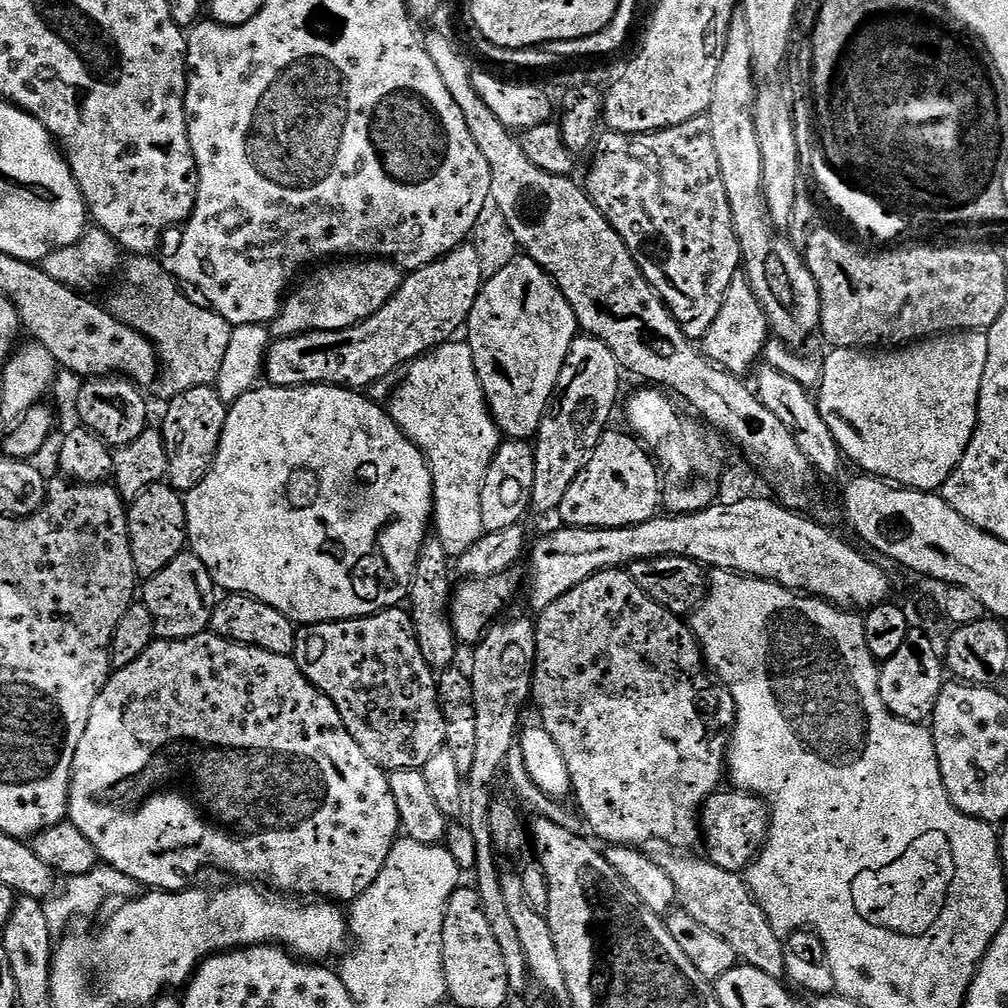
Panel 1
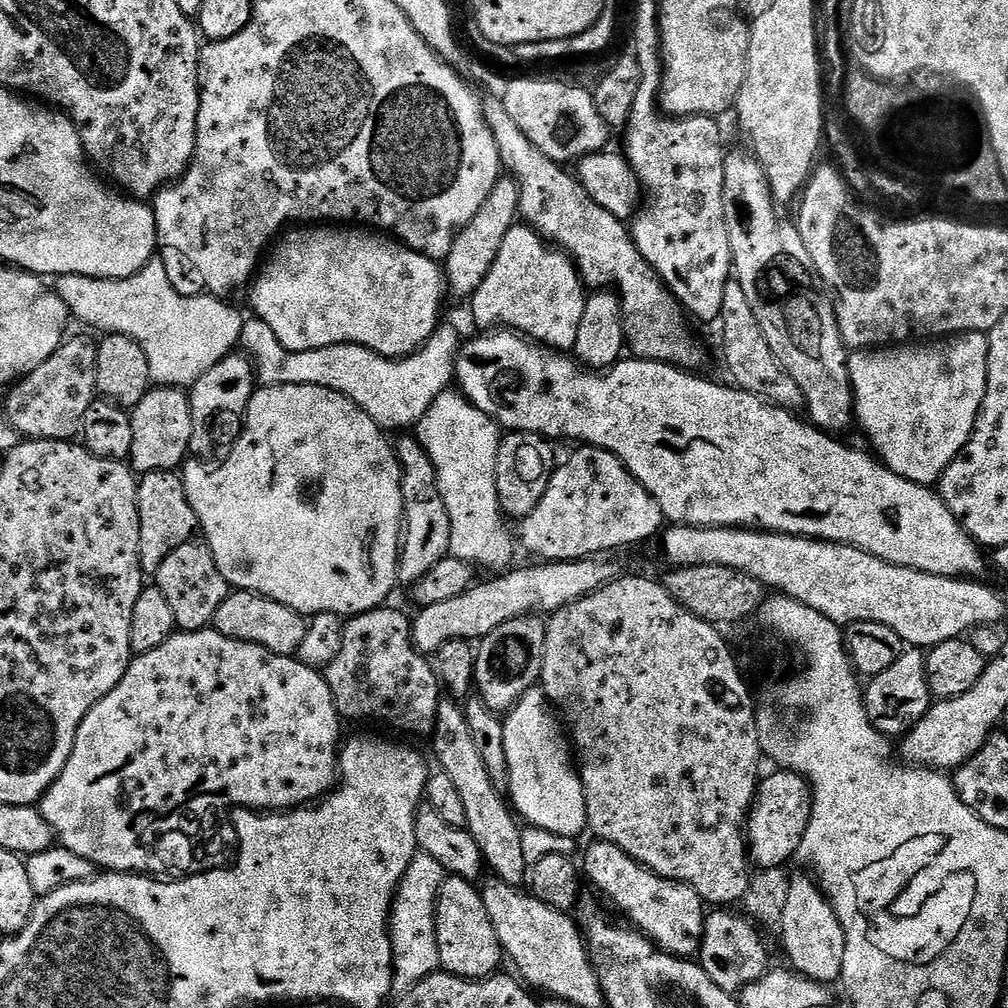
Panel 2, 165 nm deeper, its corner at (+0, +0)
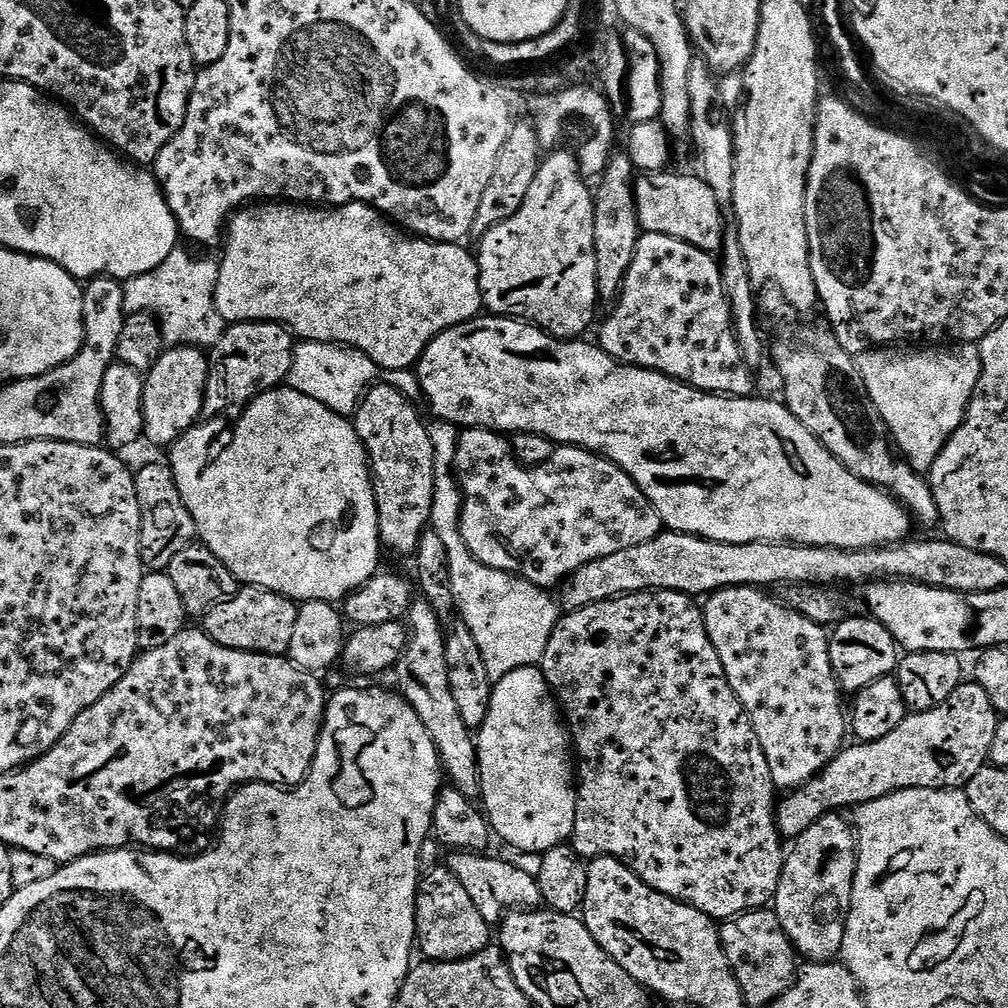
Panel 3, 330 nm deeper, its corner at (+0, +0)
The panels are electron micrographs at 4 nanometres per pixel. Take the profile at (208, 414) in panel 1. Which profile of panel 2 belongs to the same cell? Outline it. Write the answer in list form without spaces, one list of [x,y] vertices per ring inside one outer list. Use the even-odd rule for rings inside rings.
[[[233,351],[232,355],[222,358],[218,366],[210,366],[198,382],[194,382],[188,392],[190,414],[192,415],[192,433],[190,434],[189,453],[194,457],[208,456],[212,452],[212,427],[223,416],[243,417],[248,410],[250,398],[255,394],[258,385],[256,370],[251,360],[243,351]]]

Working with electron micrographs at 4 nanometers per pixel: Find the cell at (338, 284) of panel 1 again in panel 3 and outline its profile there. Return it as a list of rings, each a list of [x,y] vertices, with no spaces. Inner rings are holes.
[[[260,202],[255,206],[245,206],[231,219],[224,260],[219,261],[220,277],[216,286],[216,309],[225,325],[233,324],[283,324],[293,337],[301,341],[313,340],[323,344],[339,344],[357,348],[365,352],[382,370],[400,372],[403,368],[419,365],[420,357],[428,349],[436,336],[441,336],[447,328],[456,328],[475,320],[481,315],[480,266],[475,255],[463,247],[463,243],[442,244],[405,234],[395,223],[389,222],[368,204],[341,204],[332,206],[301,206],[287,202]]]

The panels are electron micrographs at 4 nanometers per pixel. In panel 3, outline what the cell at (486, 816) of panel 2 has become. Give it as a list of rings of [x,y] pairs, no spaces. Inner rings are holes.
[[[420,598],[413,603],[407,617],[407,627],[410,629],[410,641],[408,651],[404,653],[403,660],[395,669],[394,676],[400,679],[399,695],[408,701],[408,705],[416,711],[418,718],[426,726],[430,738],[434,738],[434,746],[440,755],[440,767],[447,783],[453,788],[462,790],[462,794],[473,798],[481,795],[480,790],[480,754],[478,751],[478,740],[473,729],[466,726],[462,720],[462,713],[458,710],[458,702],[454,700],[454,690],[450,688],[450,674],[446,666],[446,628],[435,610],[431,608],[426,599]]]

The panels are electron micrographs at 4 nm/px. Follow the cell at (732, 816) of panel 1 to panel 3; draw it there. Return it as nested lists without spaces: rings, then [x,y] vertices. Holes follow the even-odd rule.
[[[962,682],[958,686],[958,690],[954,690],[954,694],[950,694],[947,704],[944,704],[940,708],[935,708],[934,710],[926,710],[925,712],[913,711],[911,714],[905,716],[902,726],[898,726],[898,730],[894,730],[890,734],[886,734],[886,738],[882,738],[881,740],[870,740],[867,742],[856,742],[853,743],[853,748],[851,748],[851,746],[845,747],[839,755],[837,755],[835,759],[827,765],[827,767],[823,768],[819,776],[814,777],[808,784],[804,785],[804,787],[789,791],[787,795],[785,795],[788,797],[786,797],[785,800],[783,797],[783,799],[779,801],[778,811],[776,814],[776,823],[780,826],[781,837],[788,838],[788,836],[791,836],[791,838],[797,838],[801,836],[808,827],[814,826],[819,819],[823,818],[825,813],[839,813],[841,810],[845,810],[844,808],[852,810],[862,804],[873,804],[875,800],[880,800],[884,796],[889,796],[895,792],[901,792],[907,788],[963,789],[989,763],[988,755],[994,746],[994,736],[998,730],[1000,722],[1001,717],[991,704],[990,694],[975,682]]]

